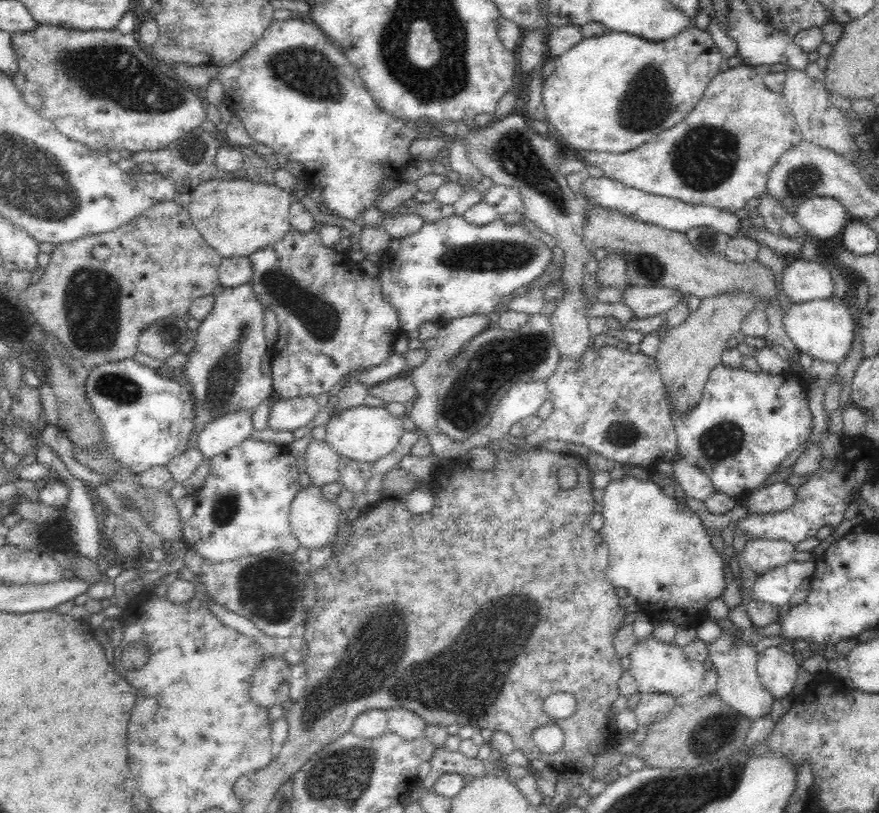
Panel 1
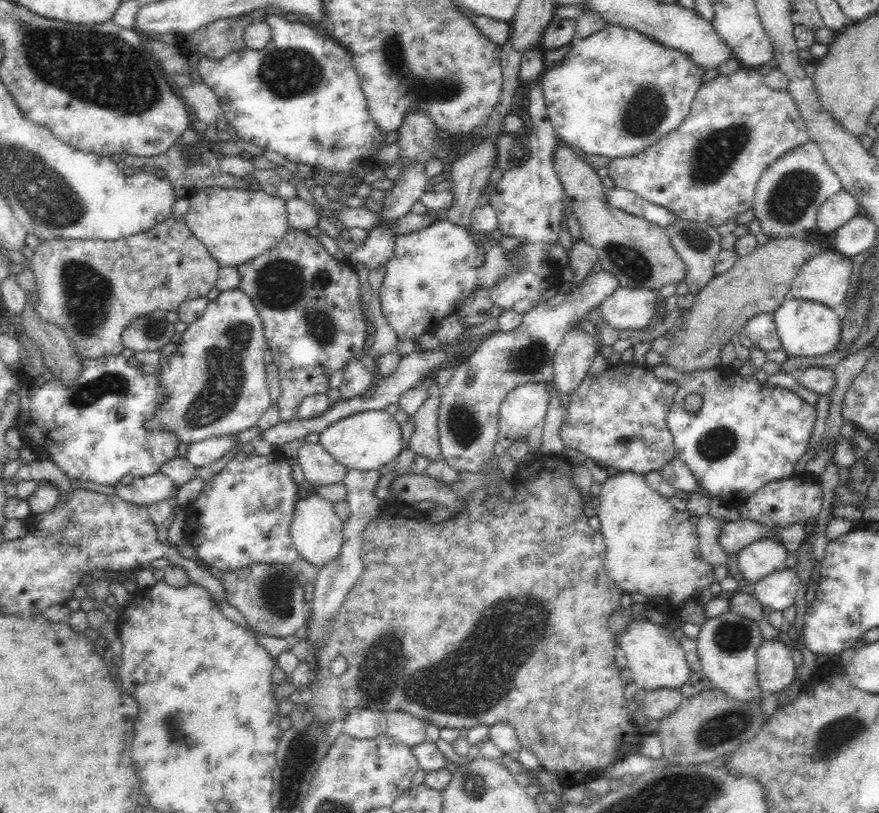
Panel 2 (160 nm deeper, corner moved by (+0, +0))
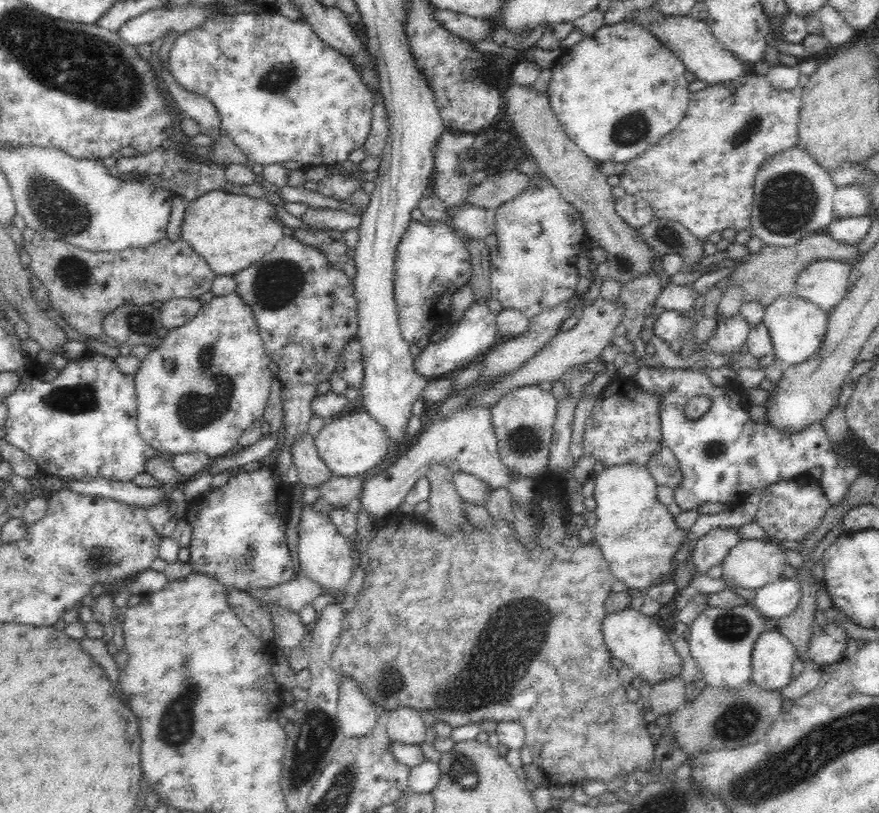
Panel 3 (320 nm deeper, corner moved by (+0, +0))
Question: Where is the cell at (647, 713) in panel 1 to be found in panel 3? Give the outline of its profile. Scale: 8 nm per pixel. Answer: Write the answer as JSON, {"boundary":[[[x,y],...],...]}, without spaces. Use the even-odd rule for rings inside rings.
{"boundary":[[[680,674],[657,682],[653,685],[648,698],[651,716],[670,714],[686,705],[686,700],[686,683],[681,679]]]}

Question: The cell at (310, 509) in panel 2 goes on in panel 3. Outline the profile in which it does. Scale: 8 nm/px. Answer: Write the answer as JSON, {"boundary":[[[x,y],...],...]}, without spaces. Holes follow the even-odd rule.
{"boundary":[[[312,505],[304,508],[300,521],[297,548],[303,576],[312,579],[323,589],[324,594],[344,590],[350,578],[353,577],[355,568],[349,539],[336,531],[328,515],[315,510]]]}

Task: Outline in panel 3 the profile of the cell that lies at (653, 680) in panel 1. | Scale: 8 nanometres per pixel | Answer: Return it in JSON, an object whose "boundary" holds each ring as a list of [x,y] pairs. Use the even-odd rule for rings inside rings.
{"boundary":[[[626,606],[614,614],[606,614],[602,622],[602,638],[616,664],[627,665],[643,681],[654,685],[680,674],[682,661],[673,647],[672,633],[663,625],[661,616],[646,616]]]}

